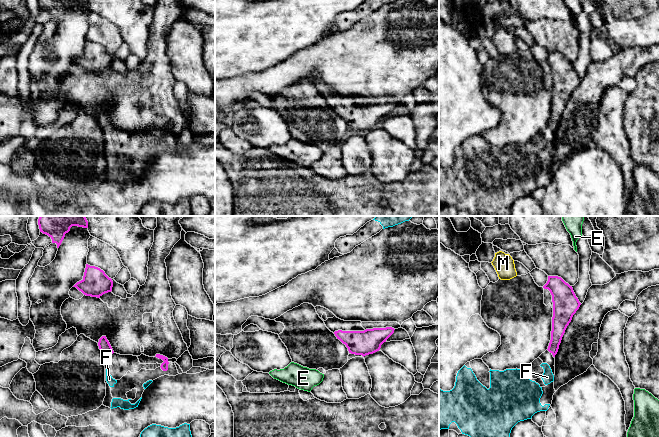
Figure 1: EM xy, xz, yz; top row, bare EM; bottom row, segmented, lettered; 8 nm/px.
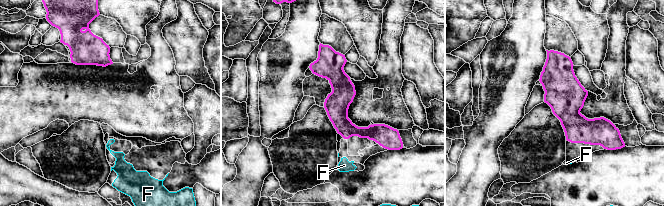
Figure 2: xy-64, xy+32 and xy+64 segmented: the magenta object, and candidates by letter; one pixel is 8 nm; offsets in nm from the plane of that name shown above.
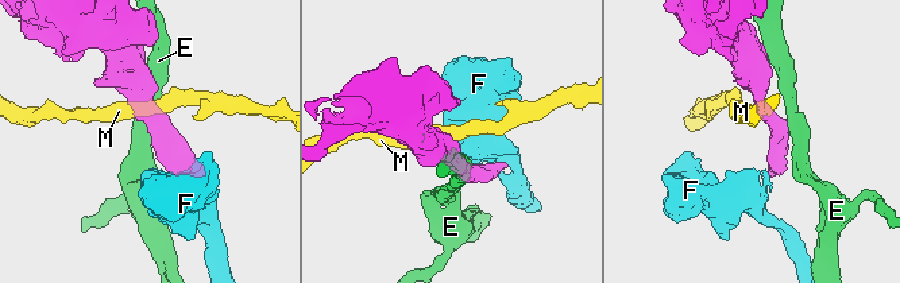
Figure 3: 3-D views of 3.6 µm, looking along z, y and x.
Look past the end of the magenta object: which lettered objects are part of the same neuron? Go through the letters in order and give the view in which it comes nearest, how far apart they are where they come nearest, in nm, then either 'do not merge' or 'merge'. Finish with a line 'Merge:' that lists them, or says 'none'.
E: yz | 240 nm | do not merge
F: yz | 80 nm | merge
M: yz | 240 nm | do not merge
Merge: F

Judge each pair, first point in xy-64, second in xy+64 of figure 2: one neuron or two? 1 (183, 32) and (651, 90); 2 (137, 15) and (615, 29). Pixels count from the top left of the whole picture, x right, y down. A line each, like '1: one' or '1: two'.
1: one
2: two

